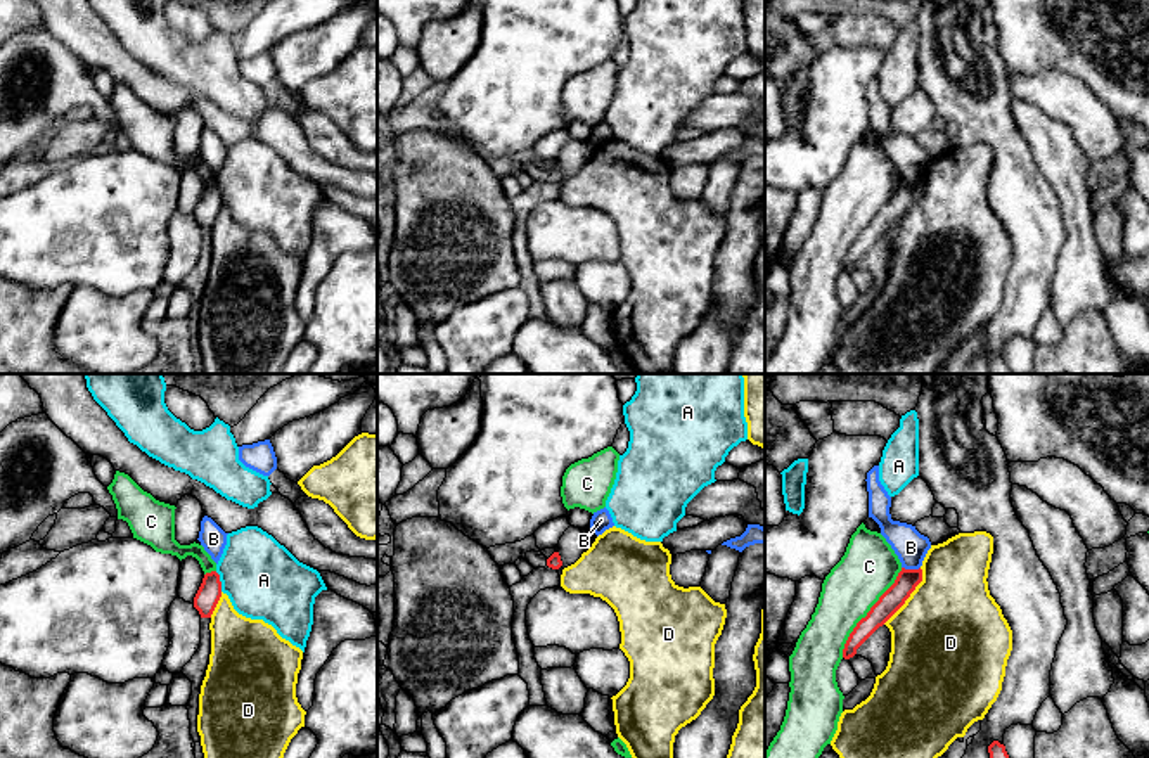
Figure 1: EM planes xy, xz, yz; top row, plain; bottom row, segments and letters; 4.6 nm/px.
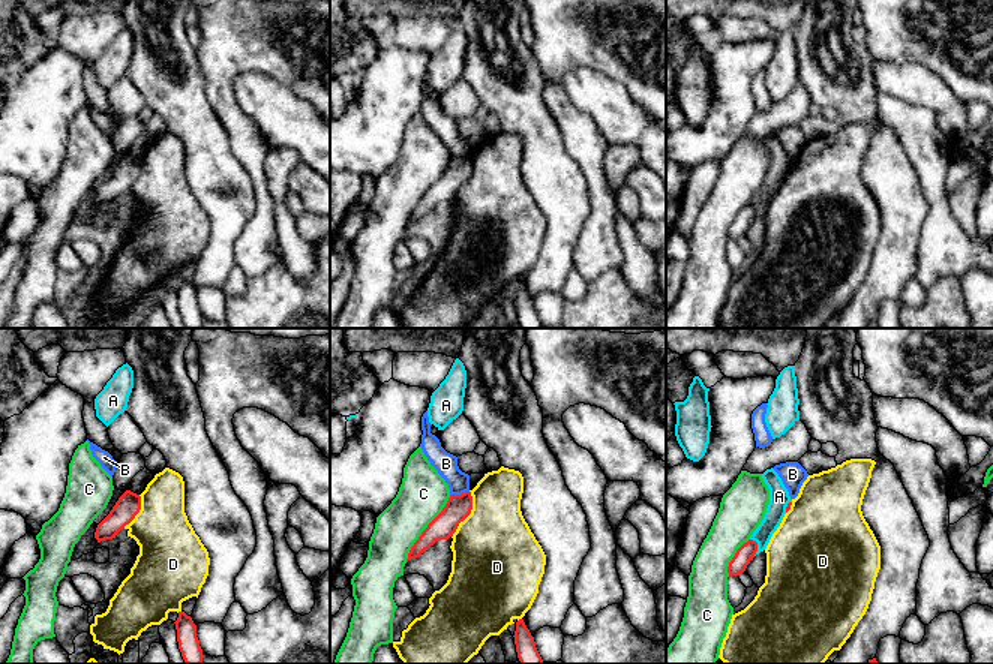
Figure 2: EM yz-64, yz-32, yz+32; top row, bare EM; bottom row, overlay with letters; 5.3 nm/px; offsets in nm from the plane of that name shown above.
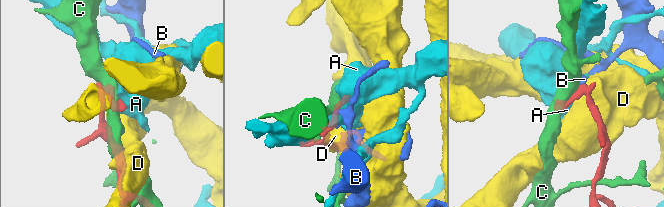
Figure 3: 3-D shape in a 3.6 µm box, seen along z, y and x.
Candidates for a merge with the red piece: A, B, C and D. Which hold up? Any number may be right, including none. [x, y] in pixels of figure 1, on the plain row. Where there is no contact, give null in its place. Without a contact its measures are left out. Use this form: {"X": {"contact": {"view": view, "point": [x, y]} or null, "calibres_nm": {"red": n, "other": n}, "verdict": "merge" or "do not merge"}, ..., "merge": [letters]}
{"A": {"contact": {"view": "xy", "point": [220, 194]}, "calibres_nm": {"red": 110, "other": 360}, "verdict": "do not merge"}, "B": {"contact": {"view": "yz", "point": [911, 182]}, "calibres_nm": {"red": 100, "other": 150}, "verdict": "do not merge"}, "C": {"contact": {"view": "yz", "point": [867, 225]}, "calibres_nm": {"red": 100, "other": 260}, "verdict": "do not merge"}, "D": {"contact": {"view": "yz", "point": [909, 208]}, "calibres_nm": {"red": 100, "other": 500}, "verdict": "do not merge"}, "merge": []}

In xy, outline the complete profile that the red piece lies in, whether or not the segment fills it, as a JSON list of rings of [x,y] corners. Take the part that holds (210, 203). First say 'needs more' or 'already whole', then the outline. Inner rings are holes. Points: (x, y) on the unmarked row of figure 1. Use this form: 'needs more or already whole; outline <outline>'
already whole; outline [[[216,183],[206,185],[194,209],[194,220],[199,223],[201,230],[211,230],[220,209],[221,209],[220,187]]]

